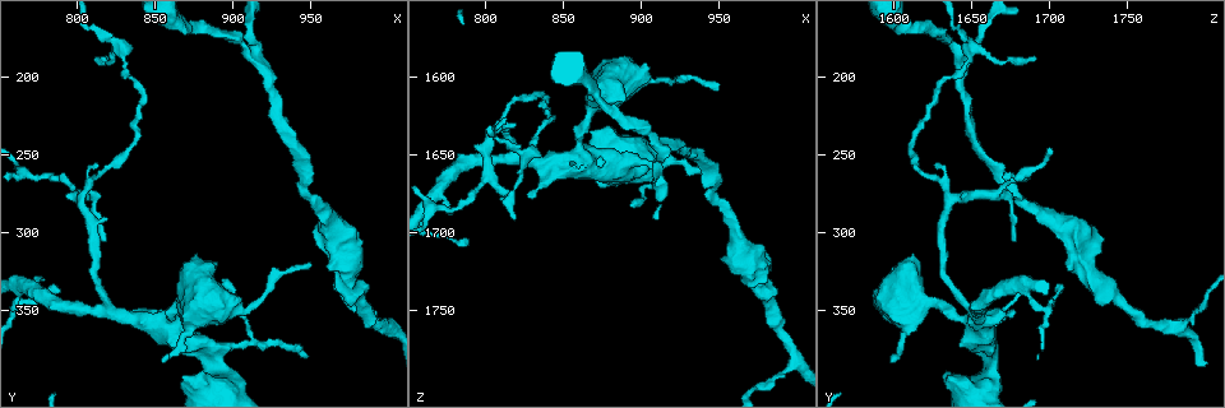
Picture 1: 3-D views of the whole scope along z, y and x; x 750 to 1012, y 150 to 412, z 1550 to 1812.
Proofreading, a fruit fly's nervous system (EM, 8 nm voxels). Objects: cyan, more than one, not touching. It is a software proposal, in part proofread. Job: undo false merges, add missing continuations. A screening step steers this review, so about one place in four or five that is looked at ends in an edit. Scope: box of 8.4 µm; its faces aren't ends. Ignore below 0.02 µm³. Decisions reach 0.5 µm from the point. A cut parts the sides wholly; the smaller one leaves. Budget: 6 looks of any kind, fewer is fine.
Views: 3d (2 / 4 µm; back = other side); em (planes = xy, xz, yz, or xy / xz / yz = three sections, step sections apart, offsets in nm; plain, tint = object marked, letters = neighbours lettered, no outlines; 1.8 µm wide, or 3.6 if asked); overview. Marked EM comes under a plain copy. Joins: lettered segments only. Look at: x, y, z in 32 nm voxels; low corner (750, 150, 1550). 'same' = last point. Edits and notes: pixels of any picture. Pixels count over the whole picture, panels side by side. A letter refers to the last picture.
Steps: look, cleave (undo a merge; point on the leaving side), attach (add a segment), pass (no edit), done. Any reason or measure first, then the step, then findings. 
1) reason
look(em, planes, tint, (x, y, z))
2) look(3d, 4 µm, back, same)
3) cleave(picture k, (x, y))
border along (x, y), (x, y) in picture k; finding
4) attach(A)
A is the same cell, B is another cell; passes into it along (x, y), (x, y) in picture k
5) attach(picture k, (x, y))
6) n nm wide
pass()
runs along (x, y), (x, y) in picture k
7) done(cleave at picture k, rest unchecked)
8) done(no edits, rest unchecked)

branch stops here
look(em, xy, step 4, letters, (820, 188, 1690))

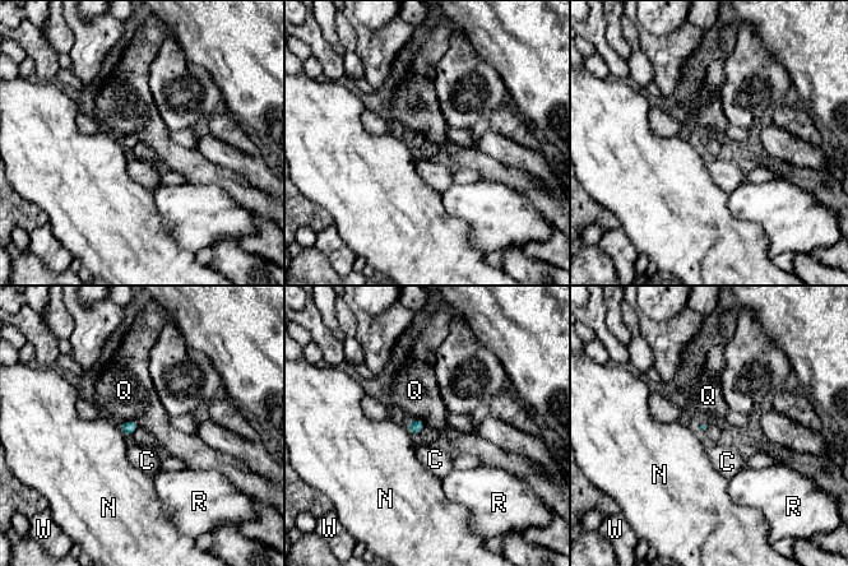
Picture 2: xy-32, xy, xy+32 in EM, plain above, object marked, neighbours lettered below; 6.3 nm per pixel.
Q touches over 130 nm
pass()
C, N, Q, R and W are other cells; border along (120, 422), (134, 421), (139, 426) in picture 2; no lettered segment goes on from it

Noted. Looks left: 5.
look(3d, 4 µm, (814, 262, 1618))

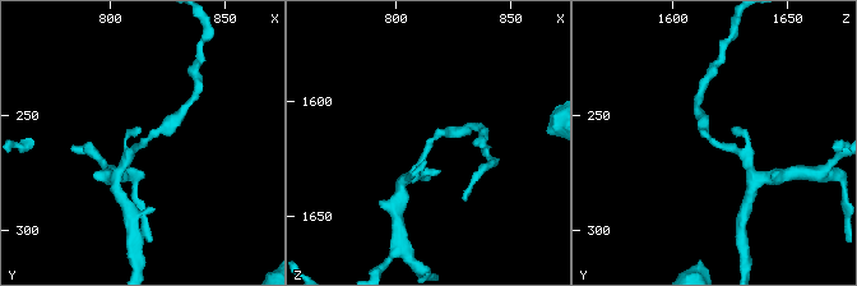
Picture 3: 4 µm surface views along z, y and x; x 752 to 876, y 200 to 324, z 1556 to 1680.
now the EM
look(em, xz, step 16, tint, (815, 262, 1618))

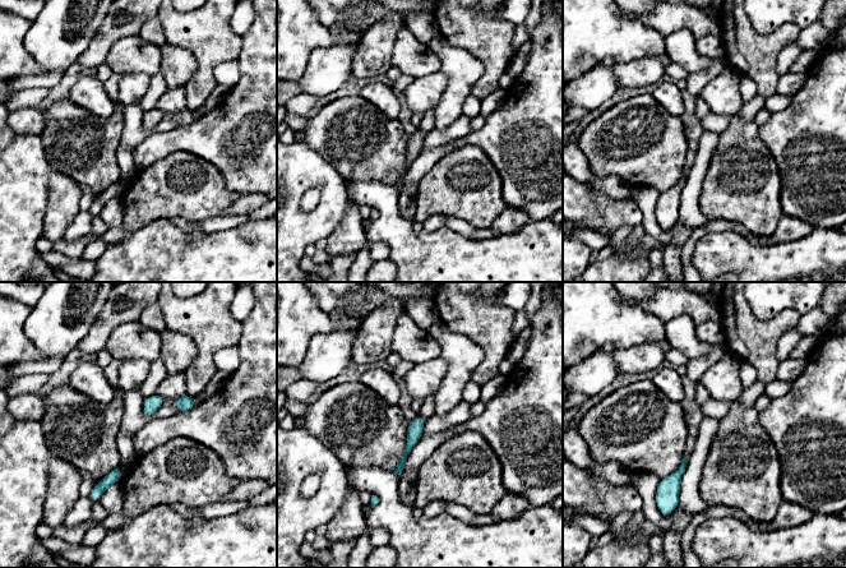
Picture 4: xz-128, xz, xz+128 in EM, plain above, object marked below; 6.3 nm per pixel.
another direction
look(em, planes, letters, same)

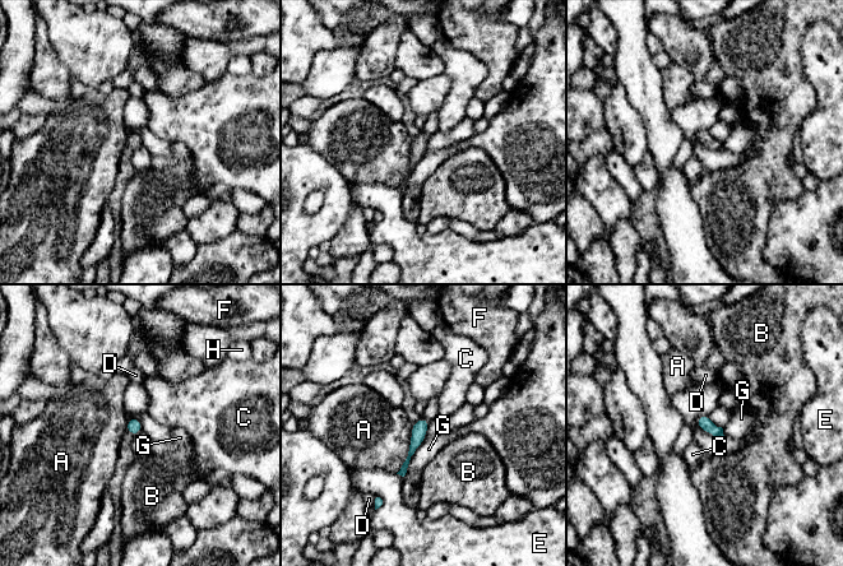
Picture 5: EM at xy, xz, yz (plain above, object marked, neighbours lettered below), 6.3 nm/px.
pass()
A, B, C, D, E, F, G and H are other cells; border along (424, 441), (411, 457), (403, 477) in picture 5; one neuron here

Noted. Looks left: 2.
thin end
look(3d, 2 µm, (854, 382, 1598))

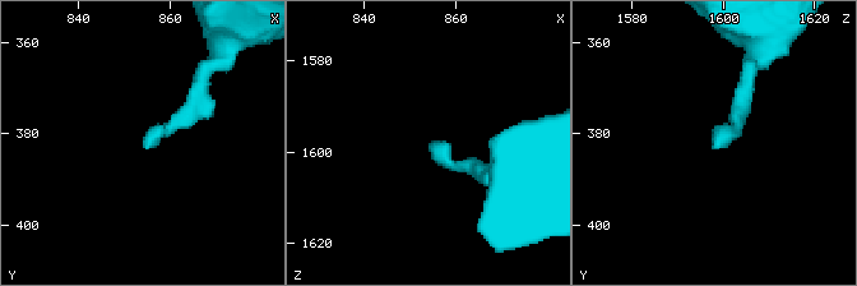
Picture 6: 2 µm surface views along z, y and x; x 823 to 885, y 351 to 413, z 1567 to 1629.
look(em, planes, letters, (854, 383, 1599))

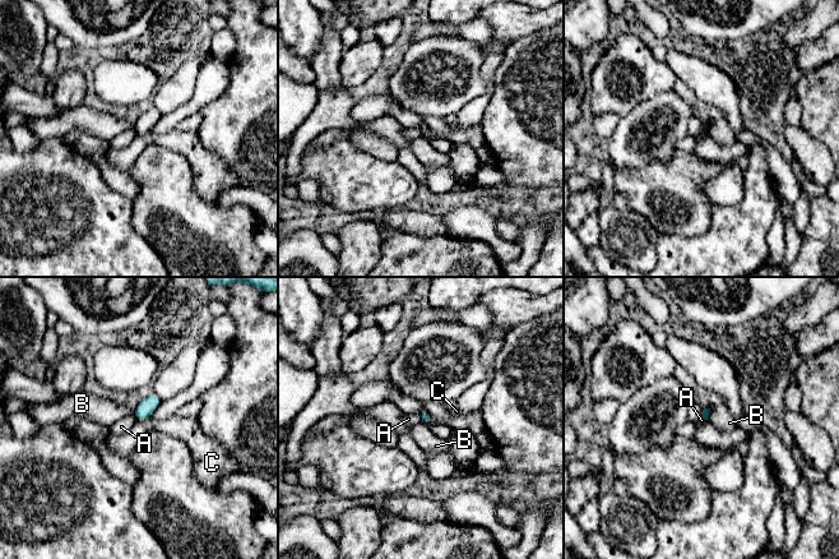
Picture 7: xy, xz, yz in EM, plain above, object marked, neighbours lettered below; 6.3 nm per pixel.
C touches over 90 nm
pass()
A, B and C are other cells; border along (133, 415), (137, 420) in picture 7; no lettered segment goes on from it

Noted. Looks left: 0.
done(no edits, rest unchecked)

